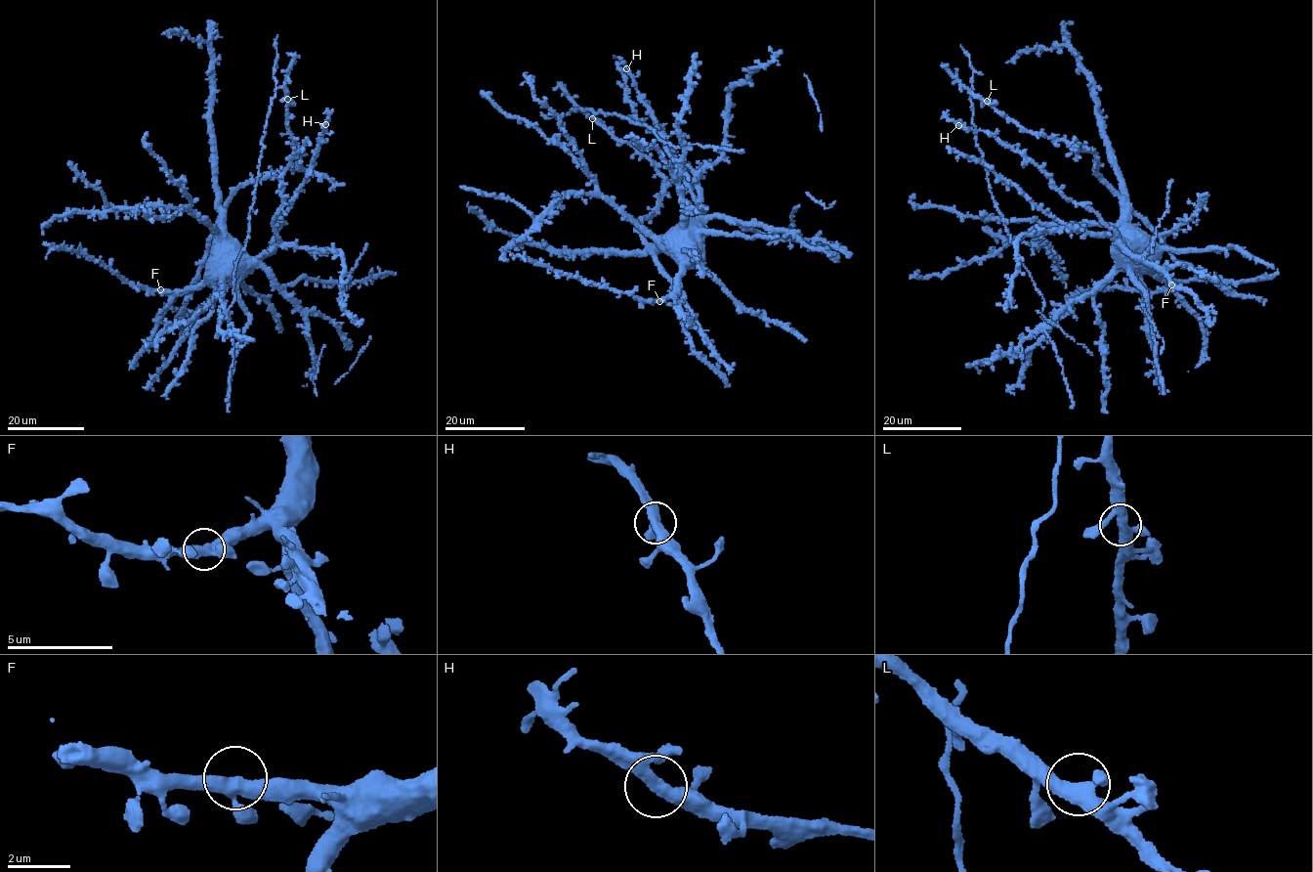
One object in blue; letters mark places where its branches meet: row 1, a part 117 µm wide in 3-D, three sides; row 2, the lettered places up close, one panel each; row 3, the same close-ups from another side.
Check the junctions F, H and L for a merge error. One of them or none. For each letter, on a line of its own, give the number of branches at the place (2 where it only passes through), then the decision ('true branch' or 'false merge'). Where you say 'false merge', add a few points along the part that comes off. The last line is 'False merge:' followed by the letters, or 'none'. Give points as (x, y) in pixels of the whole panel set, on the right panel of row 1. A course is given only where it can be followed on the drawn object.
F: 3 | true branch
H: 3 | true branch
L: 3 | true branch
False merge: none

